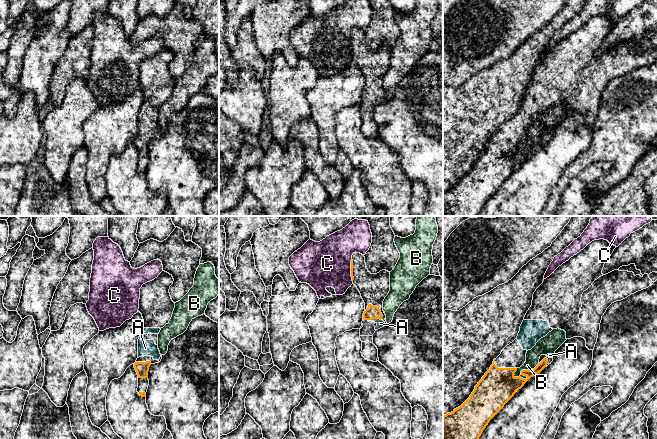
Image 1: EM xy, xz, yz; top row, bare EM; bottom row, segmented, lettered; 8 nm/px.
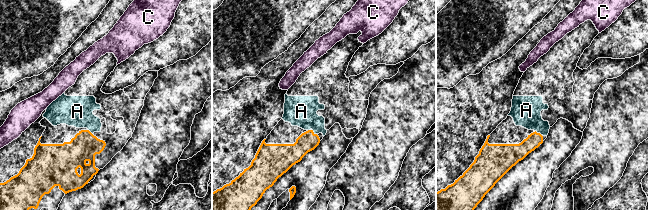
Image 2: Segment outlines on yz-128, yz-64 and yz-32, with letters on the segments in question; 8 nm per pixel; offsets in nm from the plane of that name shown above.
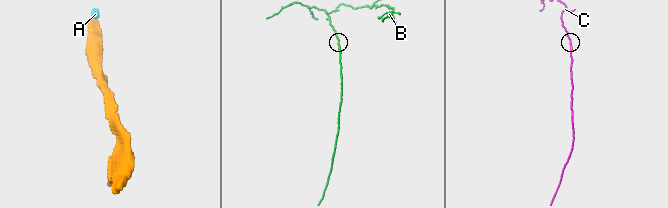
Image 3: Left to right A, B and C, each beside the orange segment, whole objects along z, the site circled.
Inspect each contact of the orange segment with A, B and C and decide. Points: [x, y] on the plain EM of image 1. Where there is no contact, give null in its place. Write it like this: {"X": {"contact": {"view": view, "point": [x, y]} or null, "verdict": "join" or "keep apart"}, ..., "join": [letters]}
{"A": {"contact": {"view": "xz", "point": [374, 94]}, "verdict": "join"}, "B": {"contact": {"view": "yz", "point": [525, 146]}, "verdict": "keep apart"}, "C": {"contact": {"view": "xz", "point": [351, 46]}, "verdict": "keep apart"}, "join": ["A"]}

